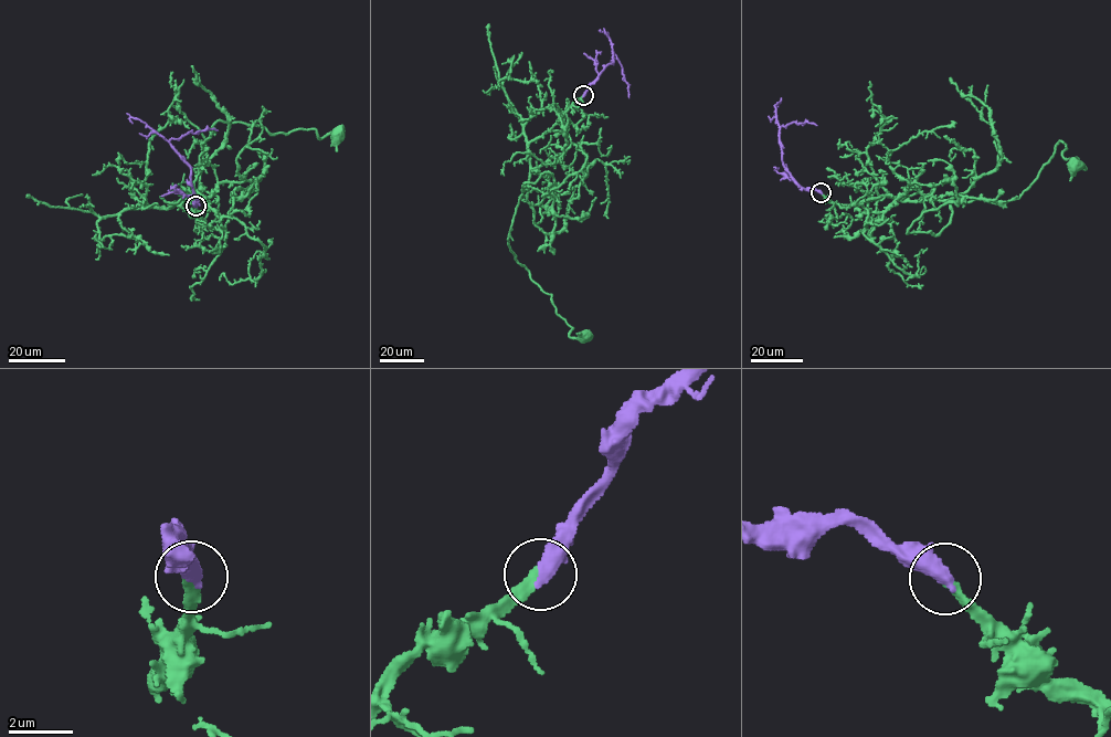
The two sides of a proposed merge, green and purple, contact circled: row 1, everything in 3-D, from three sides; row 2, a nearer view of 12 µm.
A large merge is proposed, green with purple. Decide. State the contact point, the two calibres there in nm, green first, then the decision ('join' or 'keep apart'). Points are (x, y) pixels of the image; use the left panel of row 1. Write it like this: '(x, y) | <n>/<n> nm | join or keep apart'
(196, 206) | 320/500 nm | join

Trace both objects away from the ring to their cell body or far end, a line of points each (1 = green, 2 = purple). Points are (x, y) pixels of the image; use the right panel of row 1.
1: (821, 193), (844, 204), (888, 195), (1001, 204), (1019, 197), (1059, 141), (1065, 158), (1085, 168), (1074, 164)
2: (821, 193), (800, 186), (784, 167), (779, 135), (783, 125), (793, 122), (816, 125)

